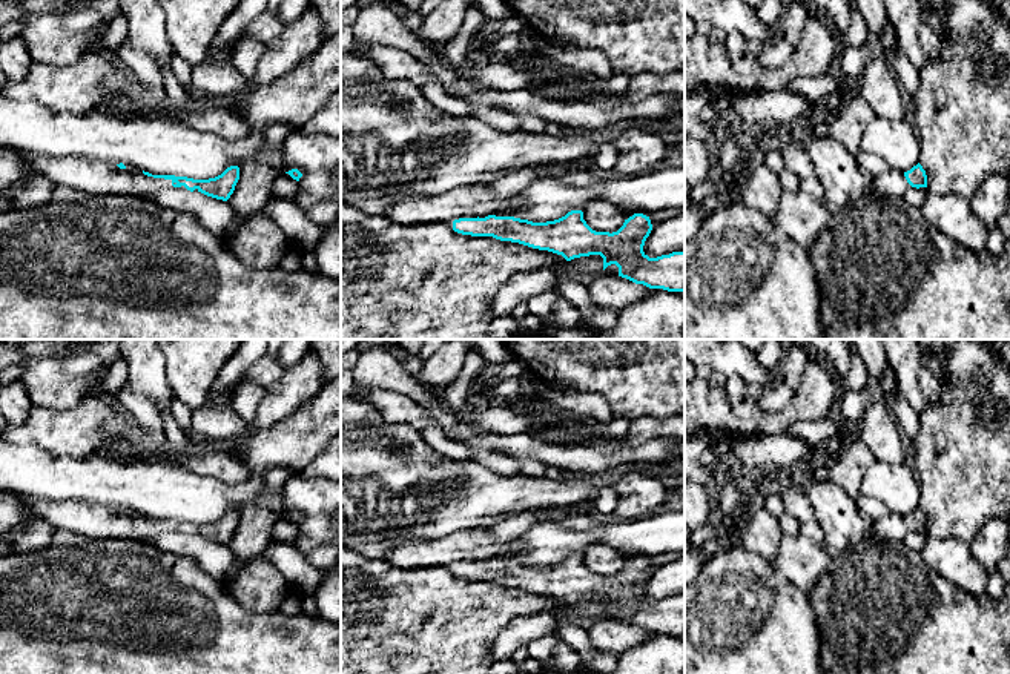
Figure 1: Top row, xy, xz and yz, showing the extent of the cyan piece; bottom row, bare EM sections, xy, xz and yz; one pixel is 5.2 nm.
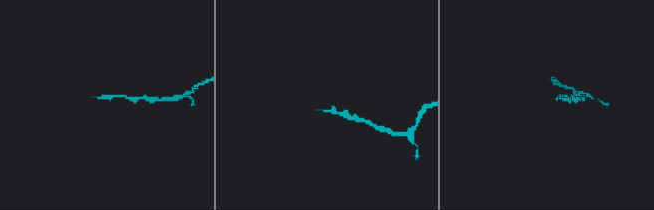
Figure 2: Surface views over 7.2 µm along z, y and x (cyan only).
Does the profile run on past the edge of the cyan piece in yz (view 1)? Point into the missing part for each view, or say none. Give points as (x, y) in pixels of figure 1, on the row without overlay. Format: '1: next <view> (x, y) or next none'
1: next yz (892, 525)

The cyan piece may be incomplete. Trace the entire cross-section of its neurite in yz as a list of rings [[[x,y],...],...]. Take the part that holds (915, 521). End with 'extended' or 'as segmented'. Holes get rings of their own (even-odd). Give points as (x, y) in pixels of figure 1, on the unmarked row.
[[[919,507],[907,516],[889,511],[881,519],[872,522],[872,533],[889,540],[904,540],[909,528],[916,533],[927,531],[927,519]]]; extended

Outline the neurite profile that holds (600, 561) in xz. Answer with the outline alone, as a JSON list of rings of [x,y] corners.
[[[594,545],[583,554],[583,563],[596,576],[617,576],[623,567],[625,559],[612,548]]]

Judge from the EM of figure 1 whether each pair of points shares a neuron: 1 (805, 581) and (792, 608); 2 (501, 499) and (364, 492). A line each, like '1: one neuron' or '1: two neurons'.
1: two neurons
2: one neuron

